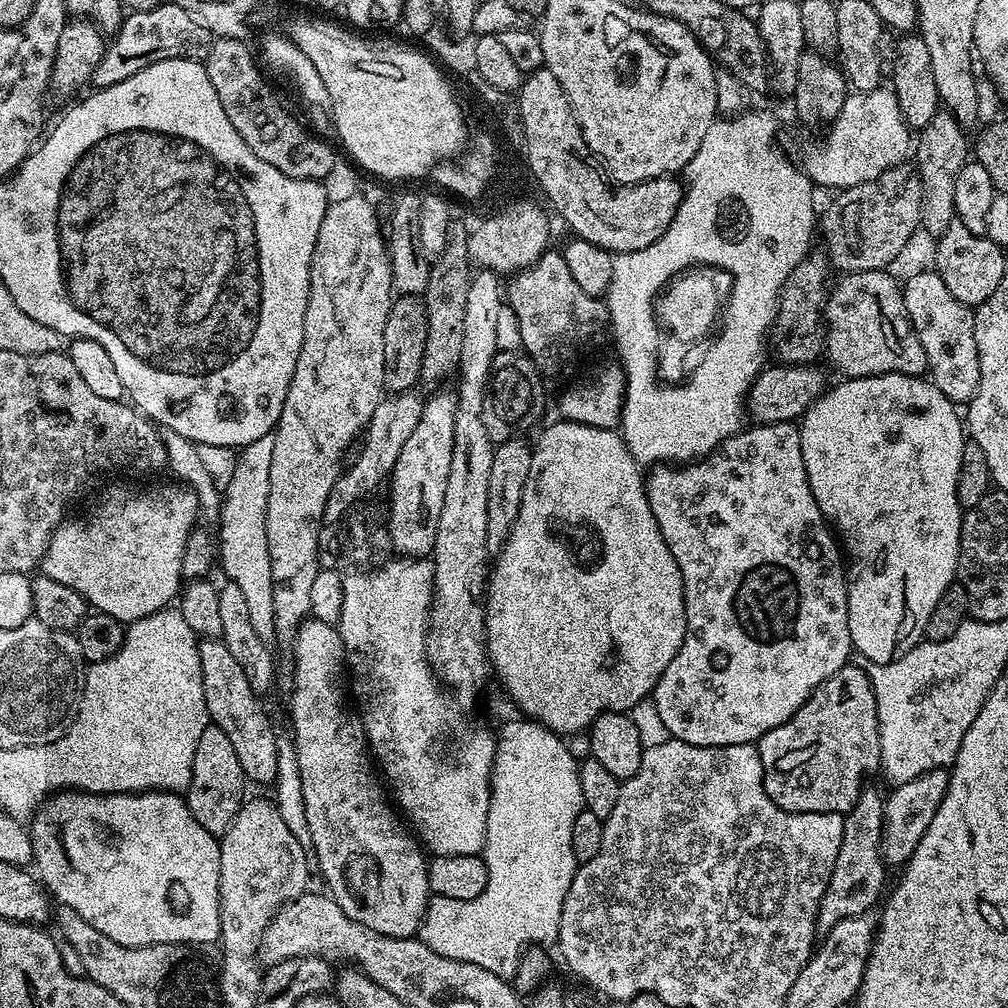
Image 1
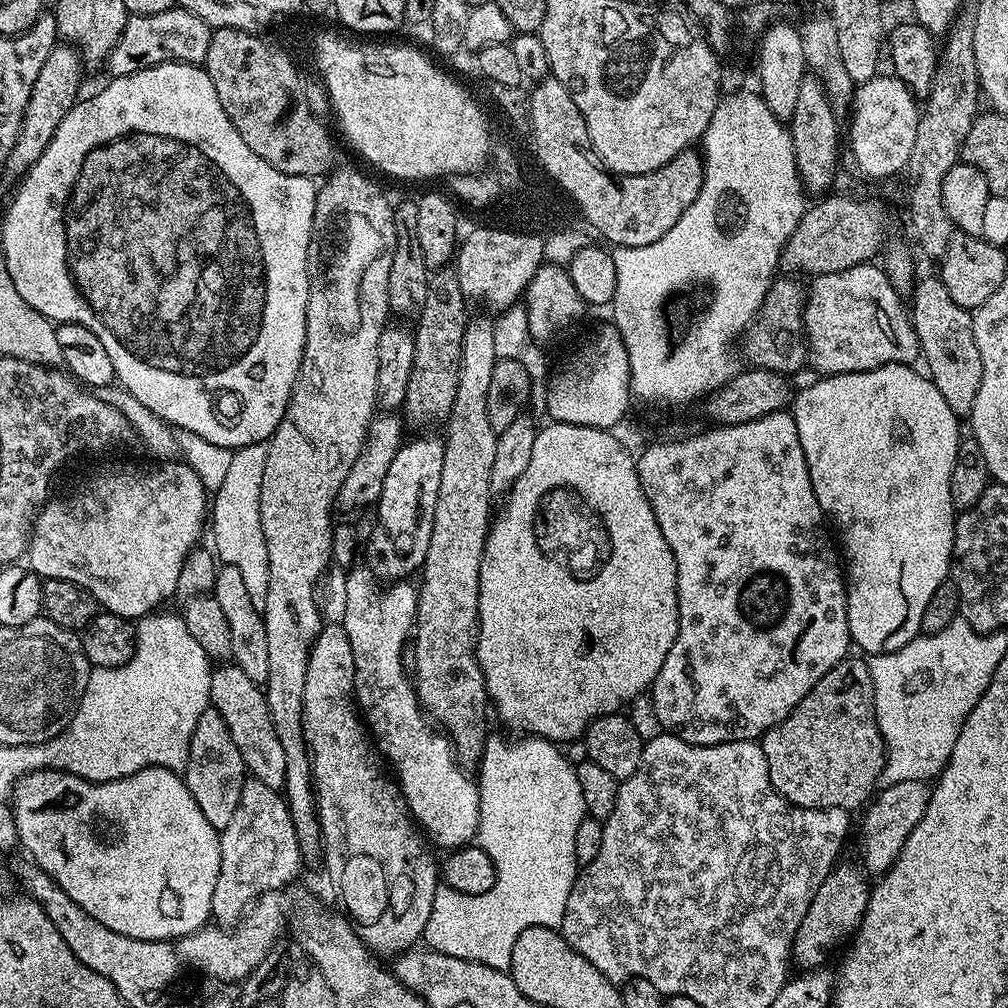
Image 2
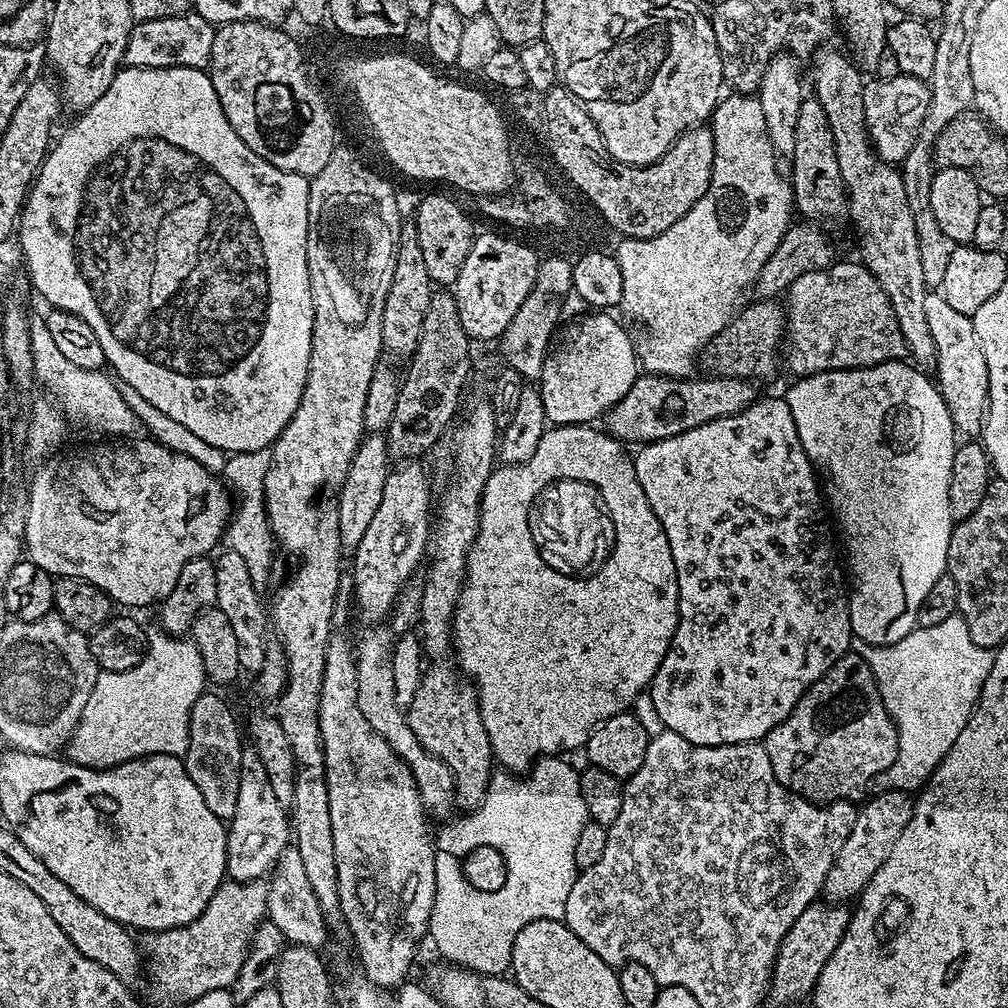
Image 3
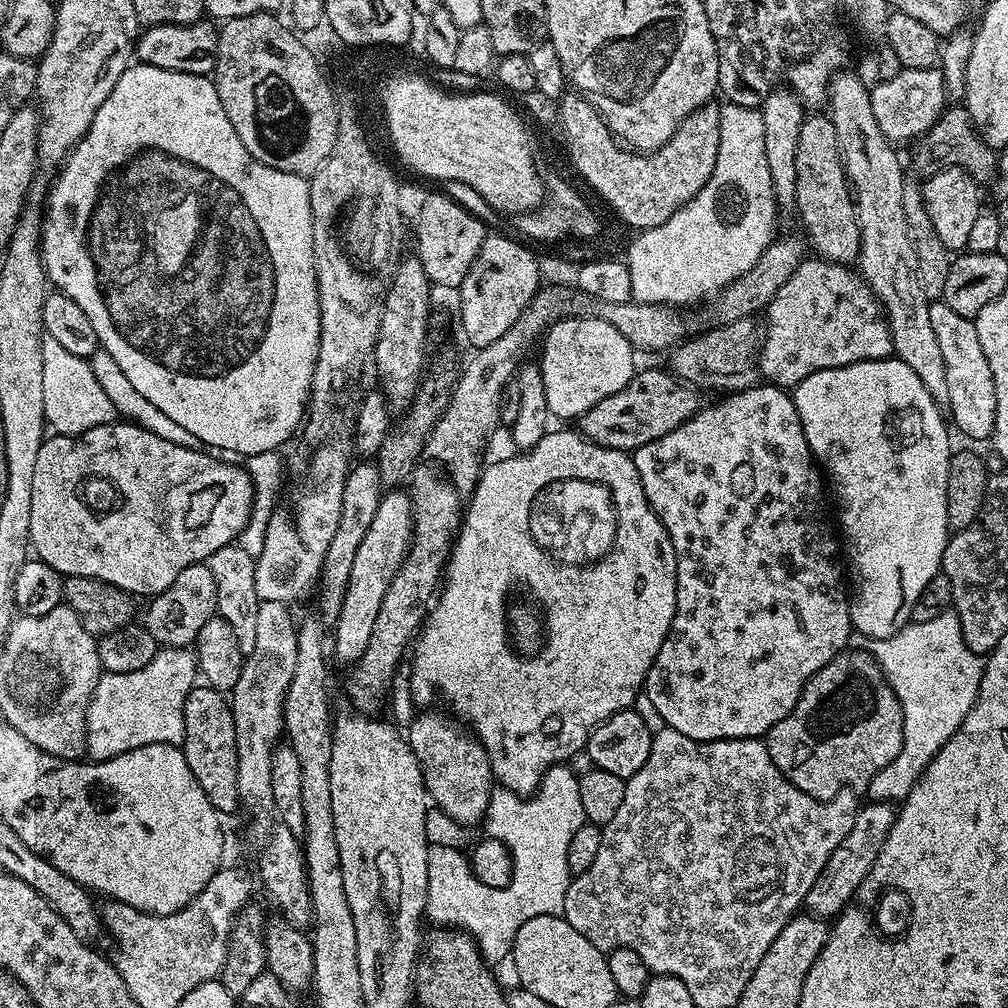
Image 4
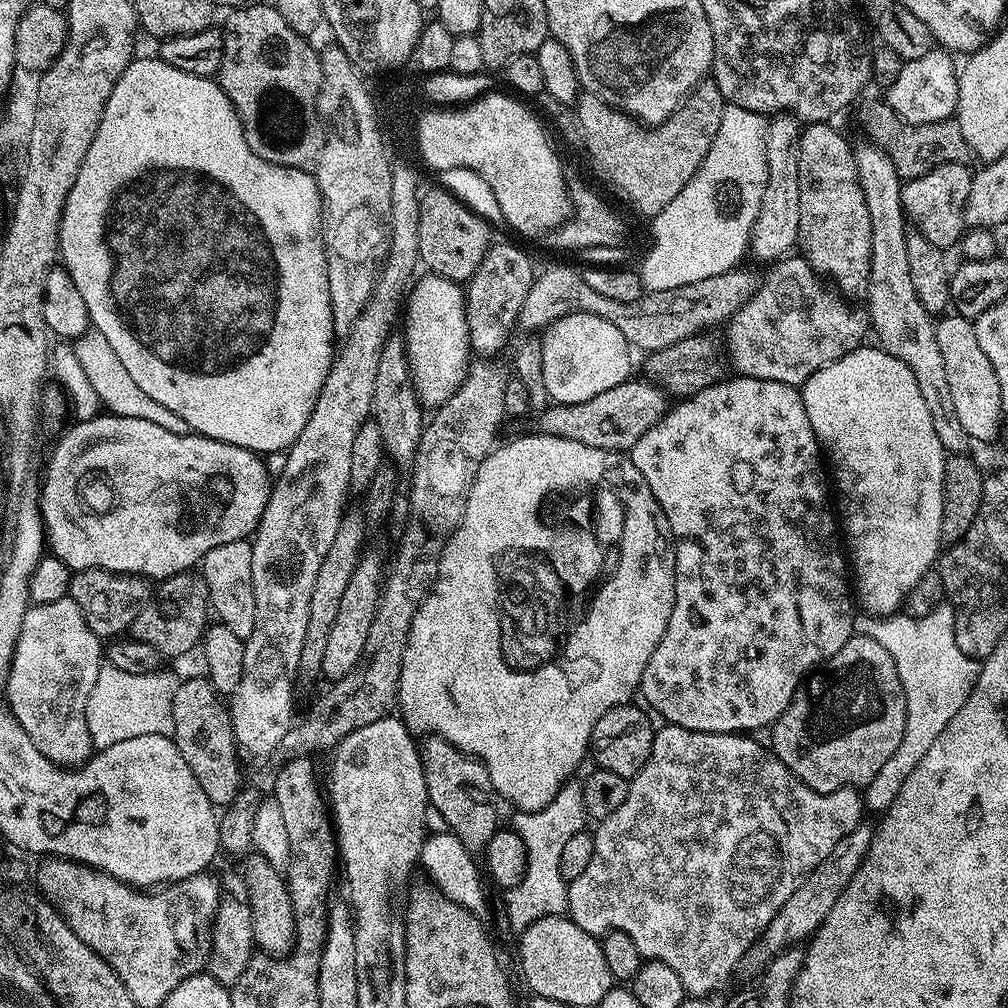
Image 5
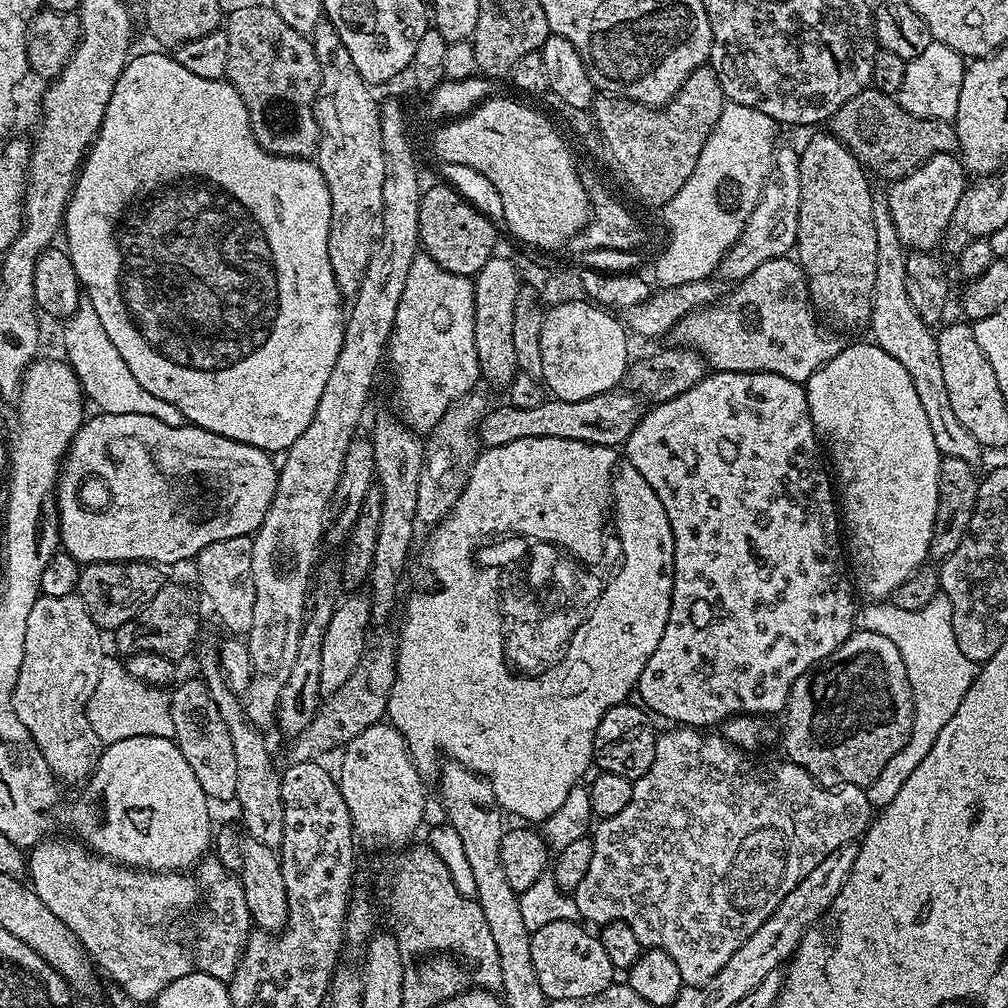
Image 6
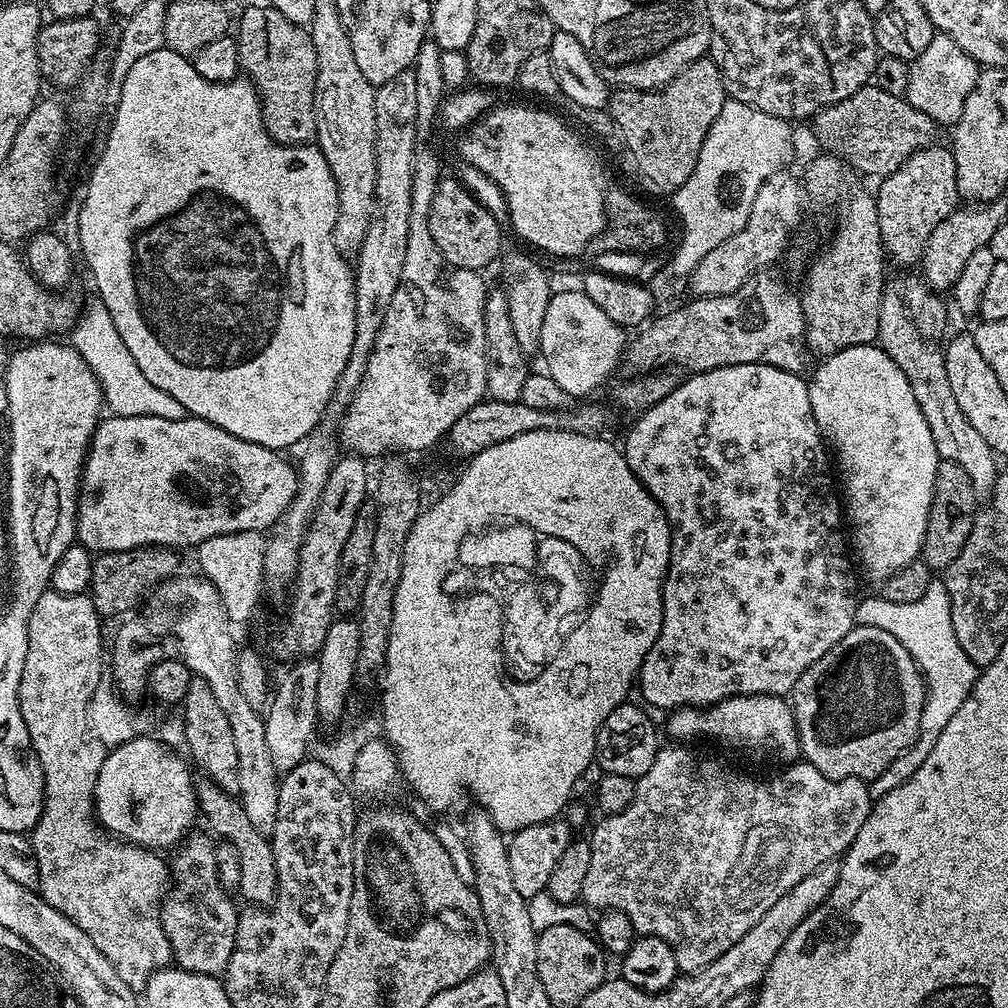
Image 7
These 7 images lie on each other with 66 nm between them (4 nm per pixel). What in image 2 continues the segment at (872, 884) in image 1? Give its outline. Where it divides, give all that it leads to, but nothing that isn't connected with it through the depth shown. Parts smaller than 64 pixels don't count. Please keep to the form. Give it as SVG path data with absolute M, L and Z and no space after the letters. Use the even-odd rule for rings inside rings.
M839 863L833 868L830 875L823 880L822 886L811 900L811 906L807 908L806 917L802 920L795 934L795 942L792 944L793 959L804 970L816 970L831 954L834 947L845 936L849 937L865 914L866 906L869 905L871 892L865 871L857 865Z

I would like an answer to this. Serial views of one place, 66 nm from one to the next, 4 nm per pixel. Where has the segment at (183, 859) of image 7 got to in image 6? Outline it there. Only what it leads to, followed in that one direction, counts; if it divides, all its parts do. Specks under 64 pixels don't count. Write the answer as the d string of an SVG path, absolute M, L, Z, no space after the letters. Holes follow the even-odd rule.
M208 854L195 865L194 880L202 891L208 895L208 904L212 913L205 920L196 924L196 937L190 947L190 960L195 971L210 974L210 978L218 978L231 982L240 965L240 955L248 945L248 938L253 931L252 915L246 910L246 894L242 894L242 882L239 875L233 874L218 862L215 855Z

